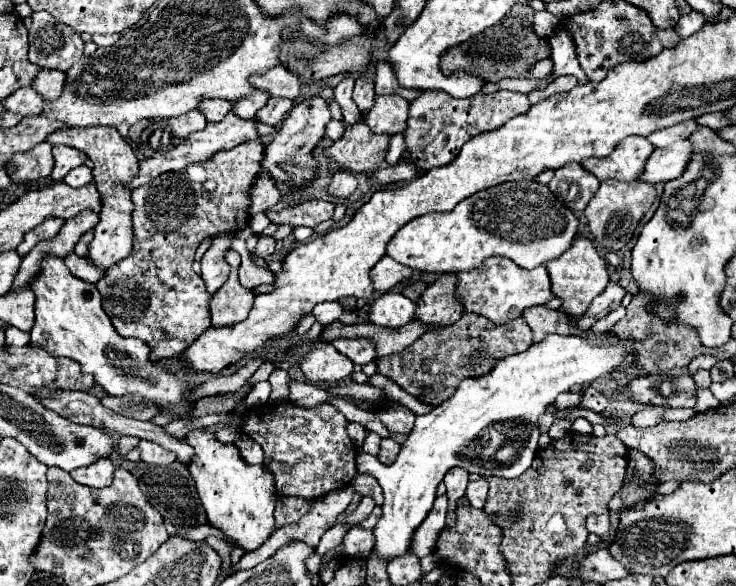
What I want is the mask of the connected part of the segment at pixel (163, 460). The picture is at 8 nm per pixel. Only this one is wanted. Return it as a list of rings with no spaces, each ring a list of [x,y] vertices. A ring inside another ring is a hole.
[[[140,440],[138,444],[140,448],[140,458],[142,462],[146,464],[154,464],[154,466],[168,466],[176,460],[176,456],[172,456],[172,452],[164,450],[162,446],[154,444],[154,442],[148,442],[148,440]]]

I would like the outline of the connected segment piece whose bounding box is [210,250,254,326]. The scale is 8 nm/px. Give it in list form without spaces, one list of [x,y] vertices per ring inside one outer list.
[[[228,250],[224,254],[224,260],[230,264],[230,276],[224,282],[224,286],[212,296],[212,302],[210,302],[214,326],[228,326],[244,320],[254,300],[254,292],[242,288],[238,282],[240,254],[236,254],[234,250]]]

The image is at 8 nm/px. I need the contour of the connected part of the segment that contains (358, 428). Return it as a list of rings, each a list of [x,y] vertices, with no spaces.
[[[354,422],[348,424],[348,436],[350,436],[350,440],[352,440],[358,448],[362,448],[366,434],[368,434],[368,430],[366,430],[362,424],[354,424]]]

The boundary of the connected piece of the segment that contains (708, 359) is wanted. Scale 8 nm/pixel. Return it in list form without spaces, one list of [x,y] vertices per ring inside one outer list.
[[[700,355],[694,358],[694,360],[688,365],[688,374],[692,376],[692,374],[695,374],[699,369],[710,370],[717,361],[718,359],[715,356]]]

